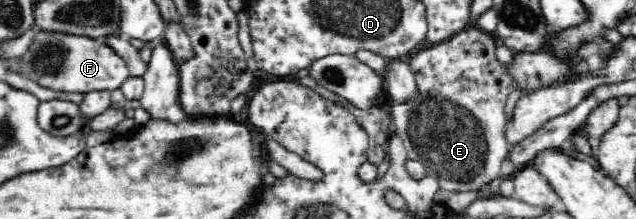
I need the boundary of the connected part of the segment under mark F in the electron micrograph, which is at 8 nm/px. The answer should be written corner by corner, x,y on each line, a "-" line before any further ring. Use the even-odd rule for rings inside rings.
44,31
37,33
32,47
18,57
19,73
42,87
77,94
111,92
131,76
126,62
105,43
103,37
92,39

